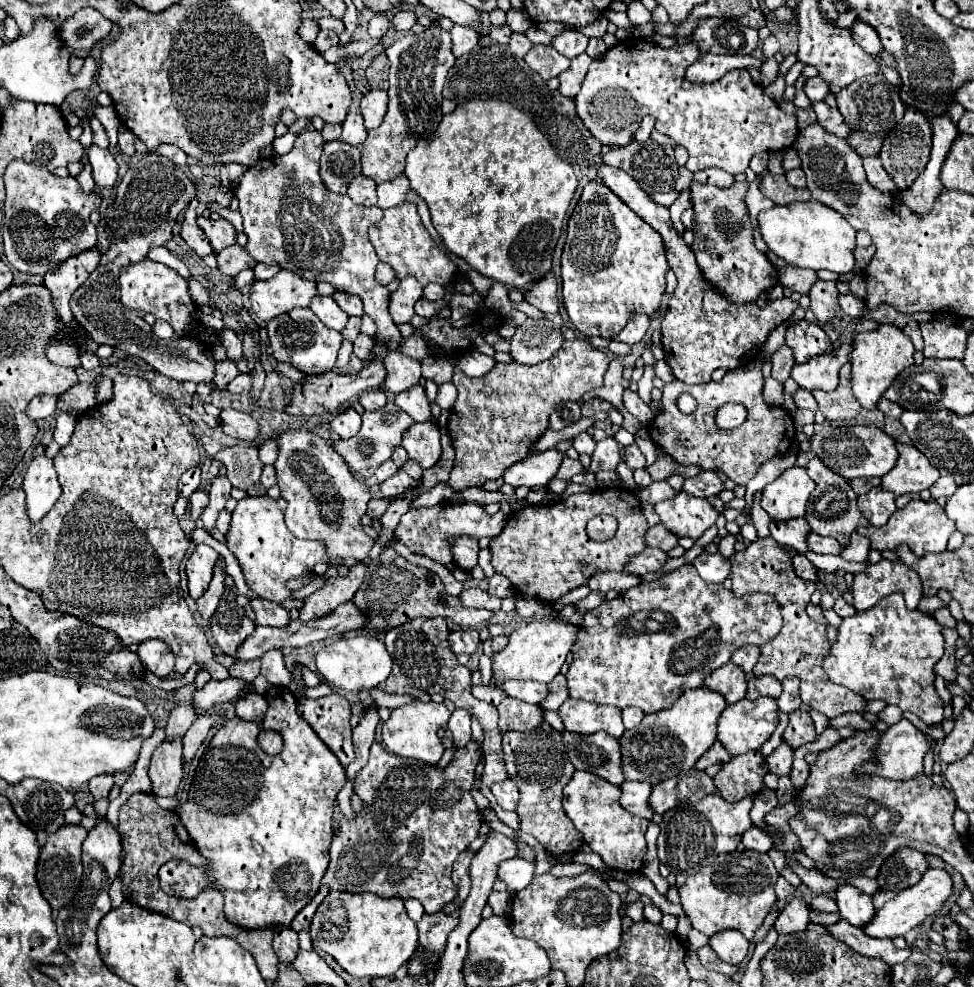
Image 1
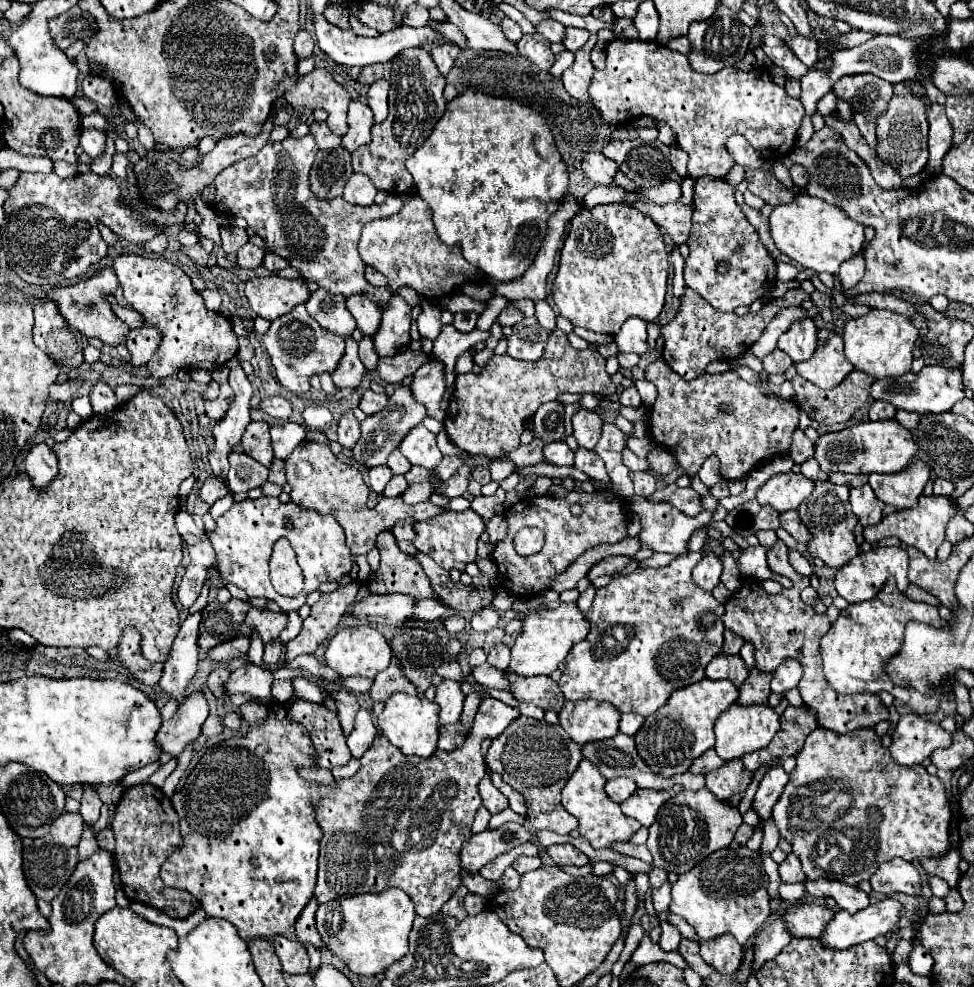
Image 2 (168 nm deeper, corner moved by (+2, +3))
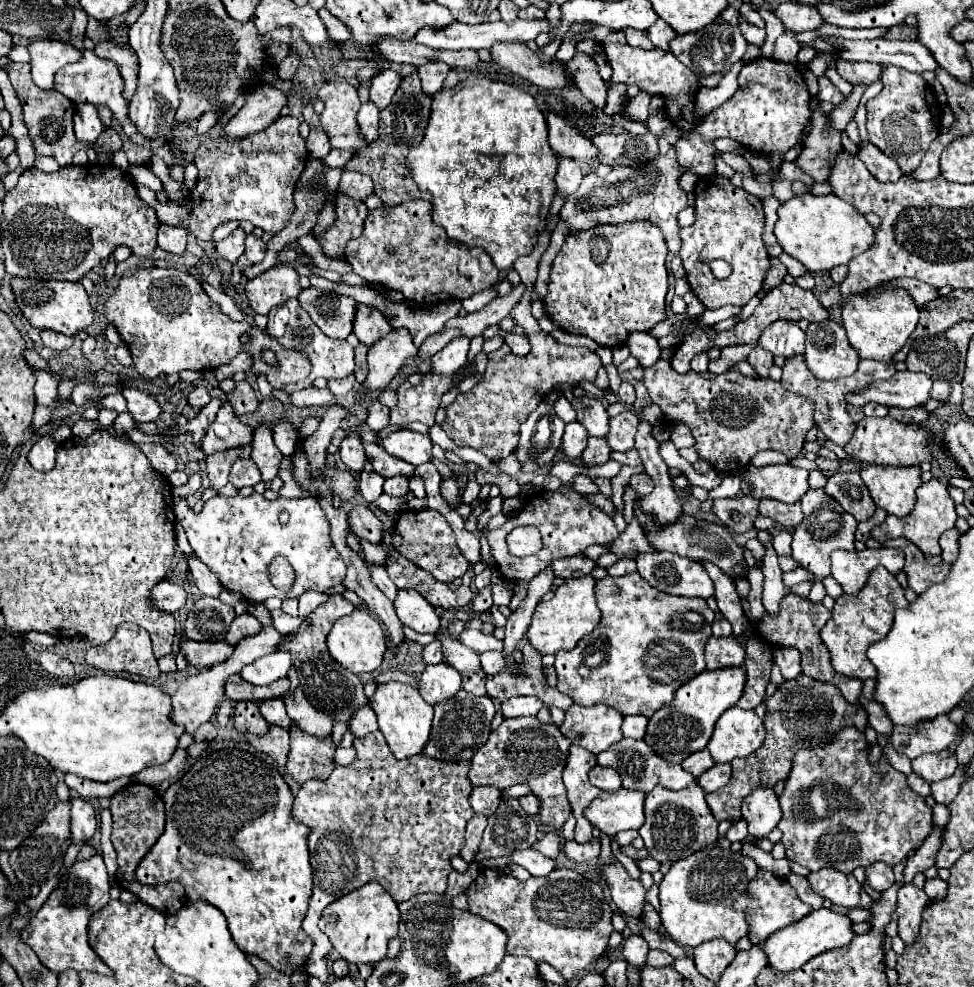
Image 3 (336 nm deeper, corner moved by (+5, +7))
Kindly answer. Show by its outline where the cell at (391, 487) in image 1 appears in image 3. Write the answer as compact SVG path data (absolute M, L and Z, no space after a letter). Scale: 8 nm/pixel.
M392 476L384 482L384 492L390 496L406 496L408 494L408 478L406 476Z

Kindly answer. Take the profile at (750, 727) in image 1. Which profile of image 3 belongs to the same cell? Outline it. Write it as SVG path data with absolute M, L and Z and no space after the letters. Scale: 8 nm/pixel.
M730 708L722 720L714 726L714 736L706 746L712 760L718 764L732 762L734 758L744 758L756 752L764 740L762 718L754 710Z

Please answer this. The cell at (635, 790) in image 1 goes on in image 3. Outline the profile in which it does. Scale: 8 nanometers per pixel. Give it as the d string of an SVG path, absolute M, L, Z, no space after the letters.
M594 766L590 772L588 772L588 778L590 782L600 788L600 790L606 790L606 792L614 792L620 788L620 776L618 772L614 772L614 768L604 768L604 766Z

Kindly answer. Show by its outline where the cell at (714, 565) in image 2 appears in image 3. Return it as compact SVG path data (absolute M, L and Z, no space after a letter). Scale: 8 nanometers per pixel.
M650 552L638 556L638 574L656 590L674 596L710 598L714 584L702 564L694 564L672 552Z

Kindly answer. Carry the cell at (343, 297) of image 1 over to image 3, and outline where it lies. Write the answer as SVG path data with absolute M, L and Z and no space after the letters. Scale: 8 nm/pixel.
M358 304L358 316L354 320L354 334L356 338L366 344L368 348L384 338L390 332L390 324L386 324L386 318L372 306Z

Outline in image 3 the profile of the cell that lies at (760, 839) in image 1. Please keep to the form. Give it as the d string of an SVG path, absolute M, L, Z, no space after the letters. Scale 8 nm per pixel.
M738 820L736 824L732 824L730 830L726 832L726 838L730 842L744 842L746 836L748 836L748 832L746 832L746 822L744 820Z

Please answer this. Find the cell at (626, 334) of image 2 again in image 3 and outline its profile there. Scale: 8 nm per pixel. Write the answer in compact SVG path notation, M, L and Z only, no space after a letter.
M634 332L634 334L630 334L630 340L628 340L626 346L630 348L630 354L634 358L638 358L642 368L648 368L648 366L656 364L658 358L660 358L658 340L654 336L650 336L650 334Z

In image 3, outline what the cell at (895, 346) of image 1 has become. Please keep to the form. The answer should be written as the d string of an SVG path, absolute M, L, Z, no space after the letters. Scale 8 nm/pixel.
M876 286L864 294L852 296L842 306L842 324L848 332L850 344L858 350L860 358L874 358L882 362L892 362L892 356L904 346L908 336L918 324L920 308L914 304L912 296L902 286Z

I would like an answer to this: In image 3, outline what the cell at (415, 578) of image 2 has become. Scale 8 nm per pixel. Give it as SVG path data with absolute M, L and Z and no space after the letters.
M354 504L350 508L348 526L350 526L350 532L354 532L358 538L364 538L370 542L382 540L382 522L364 504Z

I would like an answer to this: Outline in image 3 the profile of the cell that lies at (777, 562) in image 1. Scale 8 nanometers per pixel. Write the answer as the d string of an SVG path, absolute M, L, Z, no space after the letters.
M788 594L782 598L780 602L780 612L778 616L770 616L770 614L764 614L764 618L758 622L756 630L758 634L776 644L776 646L792 646L796 650L800 650L802 654L802 672L804 674L810 674L814 680L822 680L822 682L832 682L832 684L838 684L840 686L840 692L842 696L846 696L848 702L854 702L858 704L858 696L862 694L862 682L856 680L856 678L846 678L842 674L838 674L834 668L832 668L832 662L830 662L830 652L826 648L826 644L822 642L820 638L820 632L818 632L818 626L822 630L822 626L826 624L826 620L830 618L830 610L824 608L822 604L814 604L810 602L808 598L800 598L796 594Z

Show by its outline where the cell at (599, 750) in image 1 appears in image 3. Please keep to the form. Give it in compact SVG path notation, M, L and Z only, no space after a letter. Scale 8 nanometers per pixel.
M624 738L622 742L614 744L610 750L602 752L598 756L598 764L614 768L620 774L620 778L622 778L622 788L626 788L626 790L650 792L656 784L662 784L662 786L672 788L672 790L682 790L690 782L694 782L694 776L690 776L688 772L684 772L680 764L674 764L674 762L668 762L668 760L660 758L648 744L644 744L644 740Z

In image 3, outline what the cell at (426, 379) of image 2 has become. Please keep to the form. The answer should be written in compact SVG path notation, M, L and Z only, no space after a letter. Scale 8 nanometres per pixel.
M456 336L452 342L448 342L440 352L432 356L432 370L434 372L456 372L466 364L470 338Z

